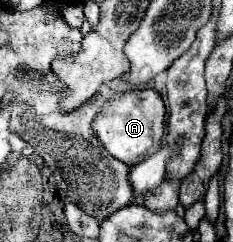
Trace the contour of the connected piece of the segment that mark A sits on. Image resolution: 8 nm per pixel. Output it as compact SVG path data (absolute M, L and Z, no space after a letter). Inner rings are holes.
M154 88L130 90L112 96L102 106L102 110L94 118L94 132L96 138L106 146L106 150L114 158L122 160L128 166L134 166L136 162L142 162L160 148L164 136L164 116L166 116L164 100Z

